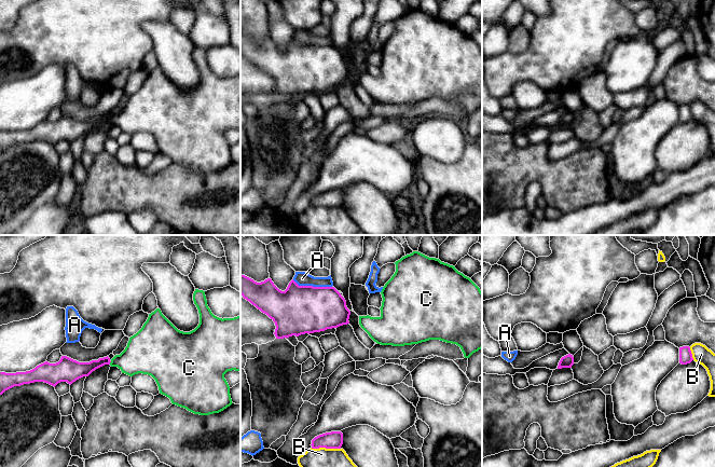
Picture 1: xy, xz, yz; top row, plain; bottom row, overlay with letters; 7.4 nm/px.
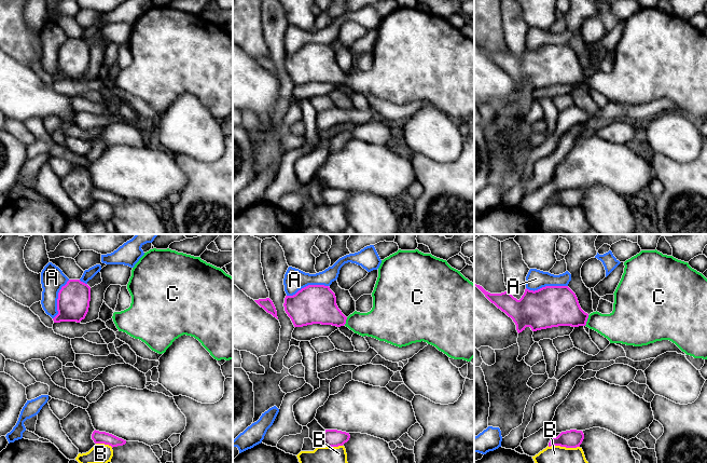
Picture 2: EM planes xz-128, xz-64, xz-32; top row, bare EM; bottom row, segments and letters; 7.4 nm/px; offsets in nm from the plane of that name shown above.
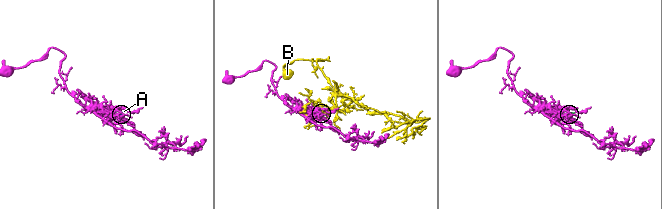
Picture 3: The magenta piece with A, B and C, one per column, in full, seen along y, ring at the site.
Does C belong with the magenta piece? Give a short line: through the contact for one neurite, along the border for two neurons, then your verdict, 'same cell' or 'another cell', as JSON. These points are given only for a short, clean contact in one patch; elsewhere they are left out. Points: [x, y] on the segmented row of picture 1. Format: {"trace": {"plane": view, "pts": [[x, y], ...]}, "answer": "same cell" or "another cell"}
{"trace": {"plane": "xy", "pts": [[78, 370], [101, 361], [110, 361], [131, 361], [142, 355]]}, "answer": "same cell"}

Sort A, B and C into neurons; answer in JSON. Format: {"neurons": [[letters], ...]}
{"neurons": [["A"], ["B"], ["C"]]}

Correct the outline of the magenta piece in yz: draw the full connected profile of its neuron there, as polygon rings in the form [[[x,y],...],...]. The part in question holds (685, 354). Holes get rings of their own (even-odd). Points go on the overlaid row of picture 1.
[[[689,346],[679,347],[679,363],[687,365],[693,360]]]

